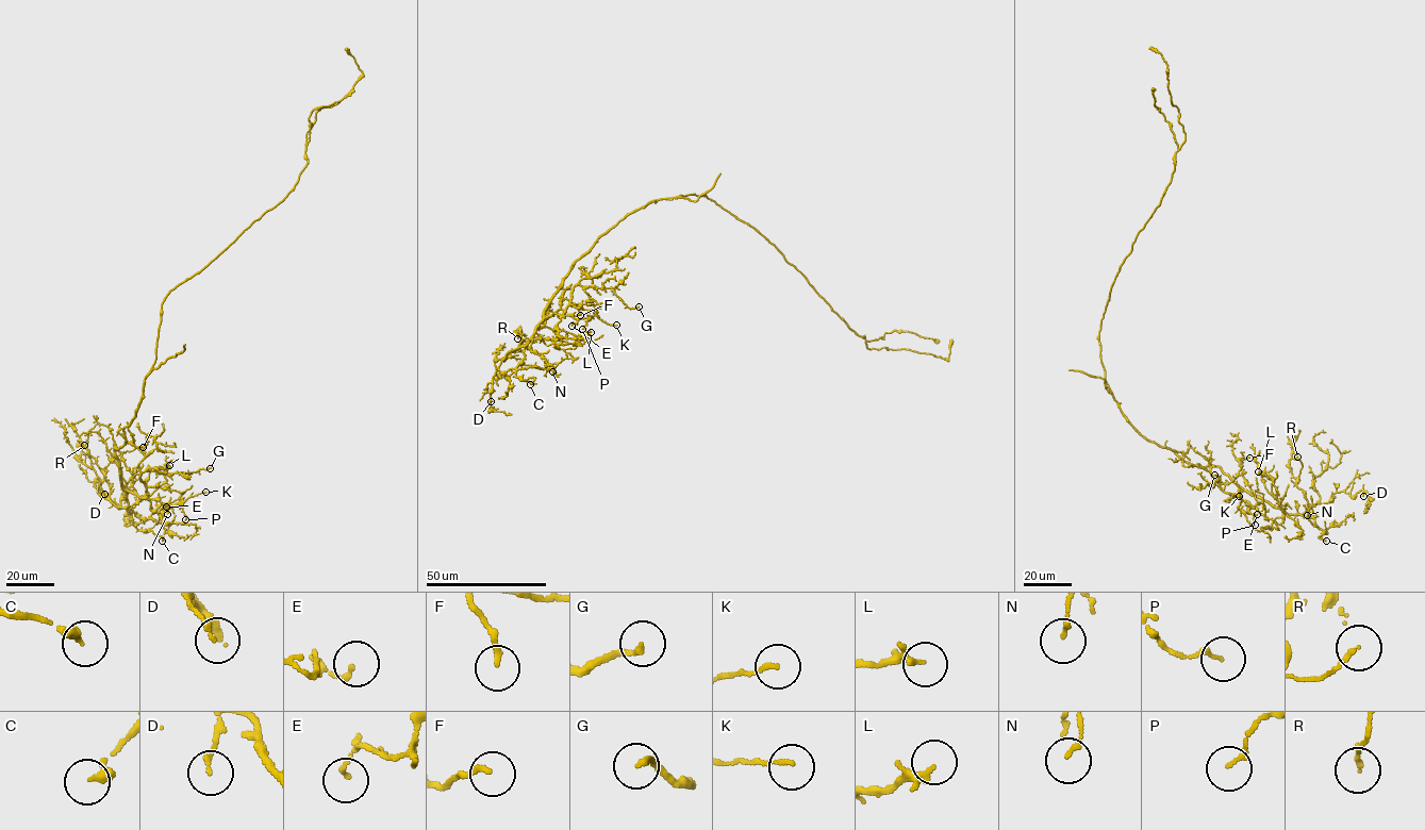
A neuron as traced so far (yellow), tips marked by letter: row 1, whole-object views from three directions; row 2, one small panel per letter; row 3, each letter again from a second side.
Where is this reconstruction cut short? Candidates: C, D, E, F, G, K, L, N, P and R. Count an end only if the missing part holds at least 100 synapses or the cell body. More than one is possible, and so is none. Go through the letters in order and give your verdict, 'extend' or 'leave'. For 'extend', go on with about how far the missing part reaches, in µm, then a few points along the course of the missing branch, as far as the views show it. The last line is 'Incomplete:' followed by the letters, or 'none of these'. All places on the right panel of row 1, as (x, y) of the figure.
C: leave
D: leave
E: leave
F: leave
G: leave
K: leave
L: leave
N: leave
P: leave
R: leave
Incomplete: none of these

